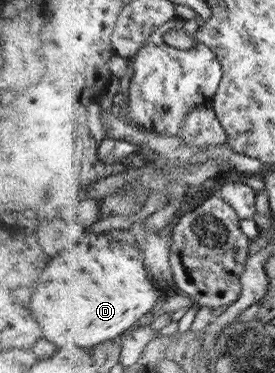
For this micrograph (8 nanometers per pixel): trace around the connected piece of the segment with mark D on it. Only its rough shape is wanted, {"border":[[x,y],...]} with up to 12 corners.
{"border":[[96,234],[44,268],[46,340],[116,340],[162,304],[142,243]]}

